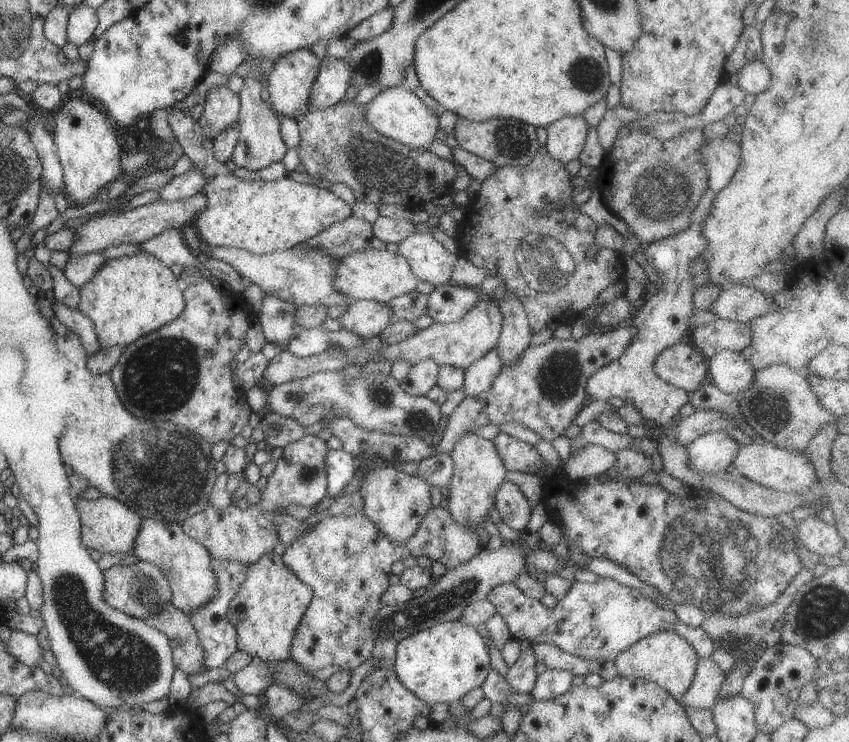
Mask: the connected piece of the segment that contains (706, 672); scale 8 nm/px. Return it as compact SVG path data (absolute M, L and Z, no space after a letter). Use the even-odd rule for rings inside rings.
M700 658L691 686L682 696L682 707L686 709L710 709L715 706L718 690L725 676L709 658Z

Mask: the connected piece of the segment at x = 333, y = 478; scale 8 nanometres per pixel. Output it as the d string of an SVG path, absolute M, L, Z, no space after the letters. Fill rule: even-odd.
M329 449L326 454L327 496L336 498L356 474L359 459L344 449Z

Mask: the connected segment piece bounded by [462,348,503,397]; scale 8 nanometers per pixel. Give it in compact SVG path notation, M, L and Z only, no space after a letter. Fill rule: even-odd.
M492 348L492 350L484 354L482 358L473 362L465 370L462 390L464 390L466 397L480 396L480 394L486 392L486 390L492 386L494 380L496 380L496 376L500 374L502 367L503 364L496 348Z

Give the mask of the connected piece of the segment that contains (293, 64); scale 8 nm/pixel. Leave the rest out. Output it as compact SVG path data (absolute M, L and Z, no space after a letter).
M308 47L283 54L274 61L268 74L268 90L276 114L297 120L308 111L310 88L318 76L320 63L321 60Z

